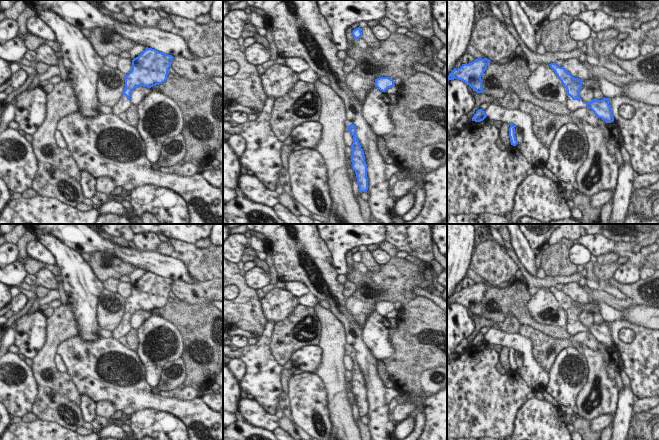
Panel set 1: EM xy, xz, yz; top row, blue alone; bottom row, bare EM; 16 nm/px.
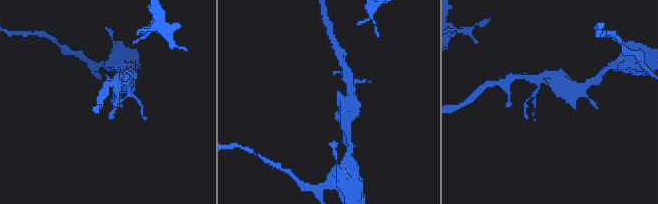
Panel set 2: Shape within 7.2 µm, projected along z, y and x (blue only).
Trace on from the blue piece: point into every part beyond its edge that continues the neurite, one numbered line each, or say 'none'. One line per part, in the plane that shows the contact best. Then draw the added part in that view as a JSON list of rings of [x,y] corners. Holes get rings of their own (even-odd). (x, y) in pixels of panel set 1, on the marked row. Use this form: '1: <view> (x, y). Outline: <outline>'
1: yz (571, 104). Outline: [[[567,96],[566,106],[572,111],[576,111],[579,108],[586,108],[586,103],[583,100],[573,100],[570,96]]]

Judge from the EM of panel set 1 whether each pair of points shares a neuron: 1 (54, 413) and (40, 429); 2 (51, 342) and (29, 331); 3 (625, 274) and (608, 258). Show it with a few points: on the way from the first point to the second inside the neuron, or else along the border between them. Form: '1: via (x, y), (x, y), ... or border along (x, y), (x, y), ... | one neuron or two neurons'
1: border along (37, 419), (57, 422), (69, 429) | two neurons
2: border along (47, 317), (46, 341), (32, 359) | two neurons
3: border along (620, 256), (615, 252), (606, 252), (597, 257) | two neurons

